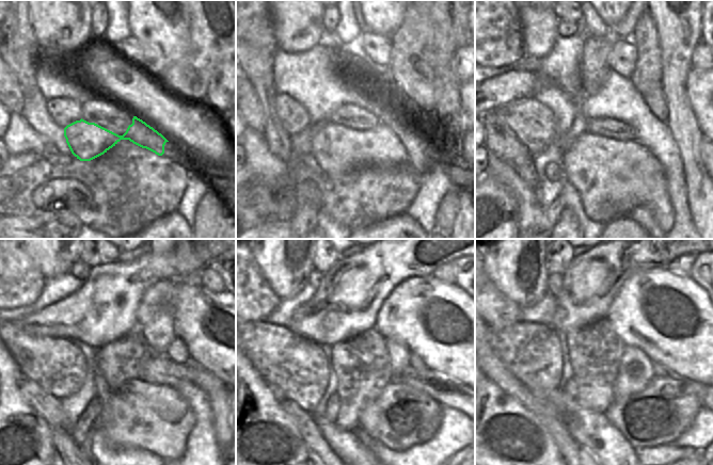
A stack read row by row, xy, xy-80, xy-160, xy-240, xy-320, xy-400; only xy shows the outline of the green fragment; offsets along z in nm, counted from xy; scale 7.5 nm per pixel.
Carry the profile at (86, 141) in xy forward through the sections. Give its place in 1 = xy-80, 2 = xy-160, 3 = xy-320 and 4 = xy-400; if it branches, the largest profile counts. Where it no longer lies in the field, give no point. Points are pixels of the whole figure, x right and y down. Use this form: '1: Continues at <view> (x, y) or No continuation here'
1: Continues at xy-80 (337, 149)
2: Continues at xy-160 (613, 177)
3: Continues at xy-320 (401, 417)
4: Continues at xy-400 (665, 410)

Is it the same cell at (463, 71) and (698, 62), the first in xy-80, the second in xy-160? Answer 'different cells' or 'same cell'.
same cell

